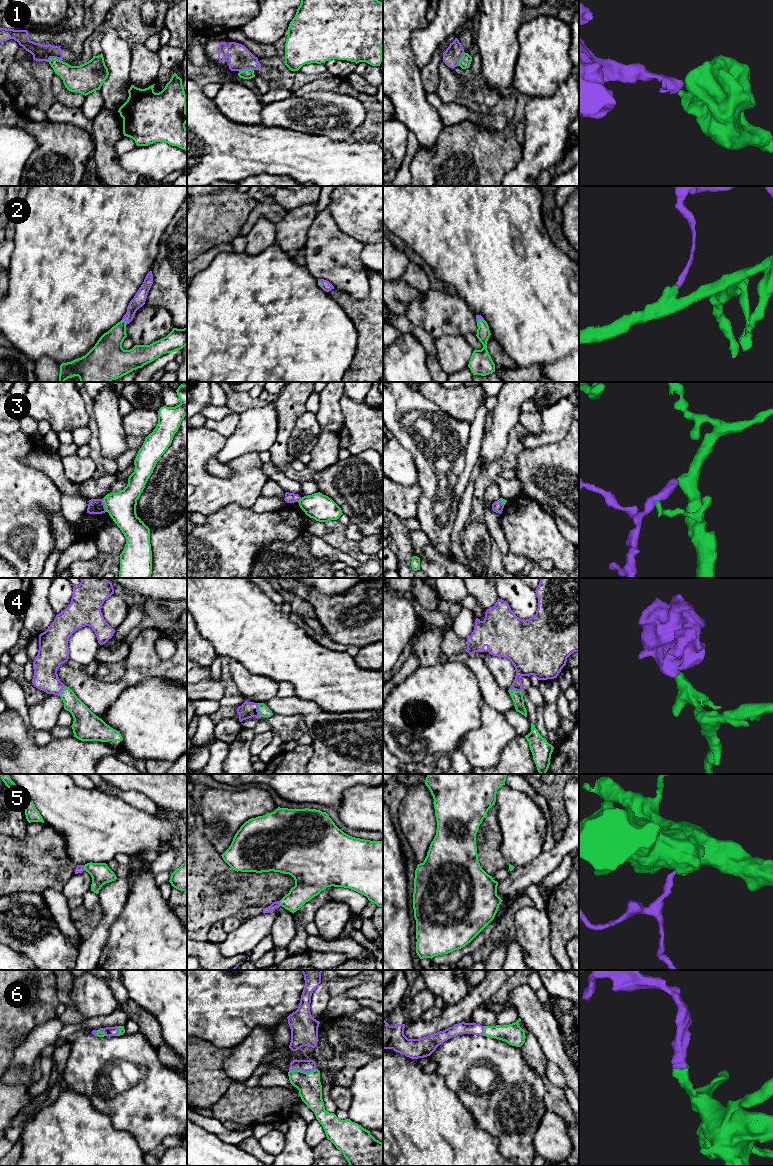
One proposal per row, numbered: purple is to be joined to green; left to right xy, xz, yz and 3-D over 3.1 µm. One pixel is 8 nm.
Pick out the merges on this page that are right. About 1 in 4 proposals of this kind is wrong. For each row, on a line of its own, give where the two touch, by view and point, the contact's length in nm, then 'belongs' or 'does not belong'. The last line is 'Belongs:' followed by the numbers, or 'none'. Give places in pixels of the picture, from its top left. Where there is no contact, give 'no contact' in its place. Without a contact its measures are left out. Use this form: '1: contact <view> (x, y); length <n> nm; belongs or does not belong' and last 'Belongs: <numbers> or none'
1: contact xy (55, 58); length 110 nm; does not belong
2: contact xy (124, 320); length 60 nm; belongs
3: contact xy (105, 505); length 110 nm; does not belong
4: contact xz (258, 710); length 110 nm; belongs
5: contact xz (280, 903); length 40 nm; belongs
6: contact xz (302, 1071); length 220 nm; belongs
Belongs: 2, 4, 5, 6

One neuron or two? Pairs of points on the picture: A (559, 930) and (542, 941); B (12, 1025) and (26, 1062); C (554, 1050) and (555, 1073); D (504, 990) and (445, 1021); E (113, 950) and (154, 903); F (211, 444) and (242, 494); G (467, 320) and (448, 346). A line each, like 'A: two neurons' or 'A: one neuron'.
A: two neurons
B: two neurons
C: two neurons
D: two neurons
E: one neuron
F: one neuron
G: two neurons

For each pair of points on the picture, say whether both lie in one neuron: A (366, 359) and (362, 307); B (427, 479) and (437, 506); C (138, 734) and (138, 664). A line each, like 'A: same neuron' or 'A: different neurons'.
A: same neuron
B: same neuron
C: different neurons

